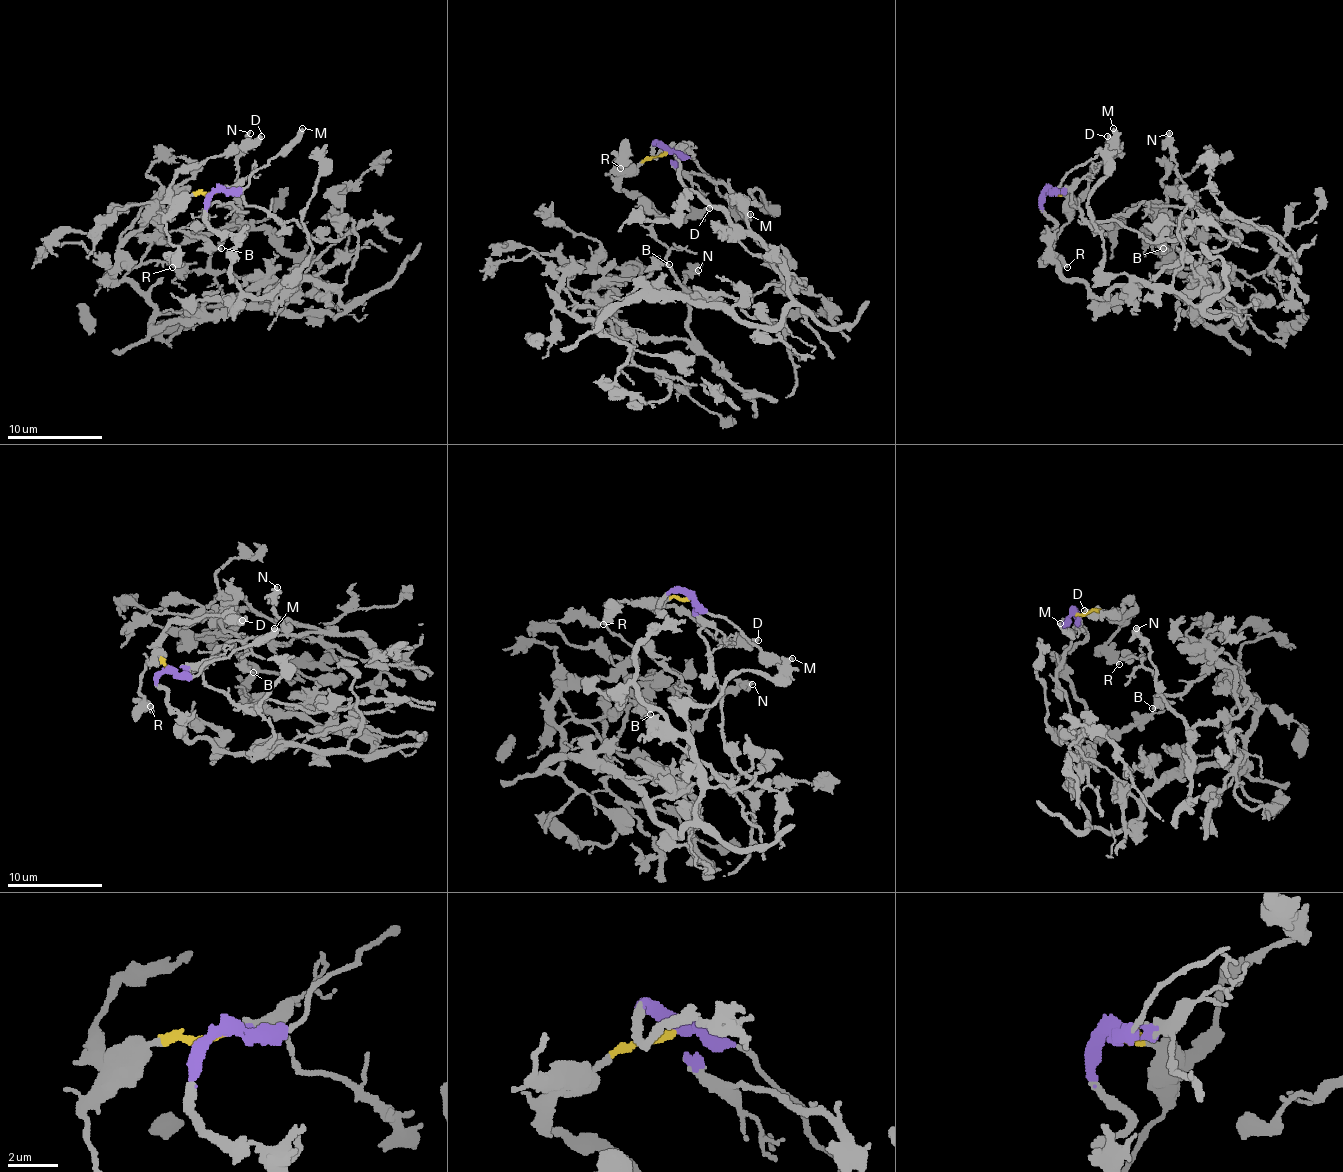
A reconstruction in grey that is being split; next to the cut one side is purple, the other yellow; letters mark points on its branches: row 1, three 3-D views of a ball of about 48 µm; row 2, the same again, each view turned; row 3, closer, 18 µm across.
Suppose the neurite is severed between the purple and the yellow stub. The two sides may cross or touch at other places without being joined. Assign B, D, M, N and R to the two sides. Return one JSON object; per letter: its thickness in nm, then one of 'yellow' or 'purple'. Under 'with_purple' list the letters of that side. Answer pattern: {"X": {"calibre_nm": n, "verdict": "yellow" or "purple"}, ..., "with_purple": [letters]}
{"B": {"calibre_nm": 240, "verdict": "purple"}, "D": {"calibre_nm": 480, "verdict": "yellow"}, "M": {"calibre_nm": 400, "verdict": "purple"}, "N": {"calibre_nm": 440, "verdict": "purple"}, "R": {"calibre_nm": 360, "verdict": "yellow"}, "with_purple": ["B", "M", "N"]}

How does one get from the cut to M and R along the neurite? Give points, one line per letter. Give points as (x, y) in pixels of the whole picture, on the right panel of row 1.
M: (1051, 191), (1075, 168), (1106, 149), (1113, 127)
R: (1051, 191), (1058, 191), (1065, 198), (1068, 220), (1053, 248), (1068, 267)

